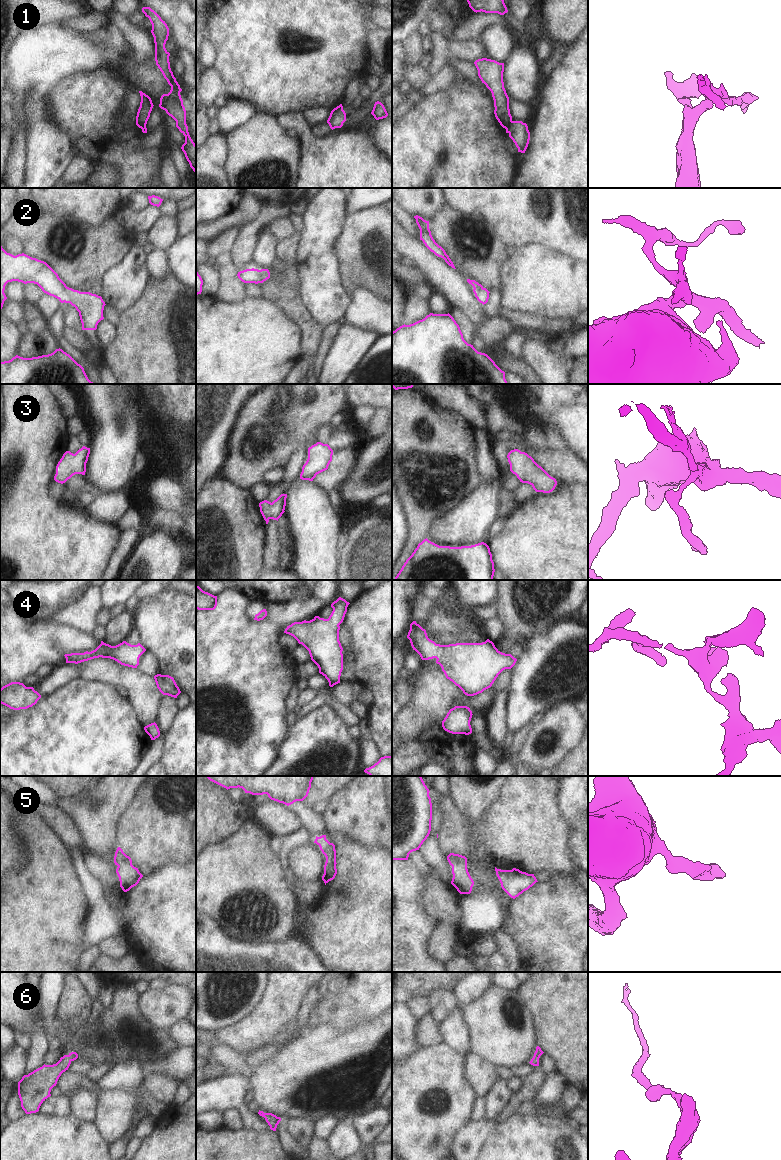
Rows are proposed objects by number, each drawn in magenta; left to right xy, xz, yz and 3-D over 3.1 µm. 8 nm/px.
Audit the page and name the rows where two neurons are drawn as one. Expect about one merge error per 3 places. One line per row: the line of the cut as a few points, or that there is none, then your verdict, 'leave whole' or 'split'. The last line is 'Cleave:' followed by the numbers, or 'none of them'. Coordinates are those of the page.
1: cut in yz along (512, 121), (505, 128); split
2: no cut; leave whole
3: no cut; leave whole
4: no cut; leave whole
5: no cut; leave whole
6: no cut; leave whole
Cleave: 1

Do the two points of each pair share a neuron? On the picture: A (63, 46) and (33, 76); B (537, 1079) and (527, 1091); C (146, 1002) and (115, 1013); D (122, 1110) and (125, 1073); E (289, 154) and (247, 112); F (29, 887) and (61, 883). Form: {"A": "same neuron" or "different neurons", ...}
{"A": "same neuron", "B": "same neuron", "C": "different neurons", "D": "different neurons", "E": "different neurons", "F": "same neuron"}

